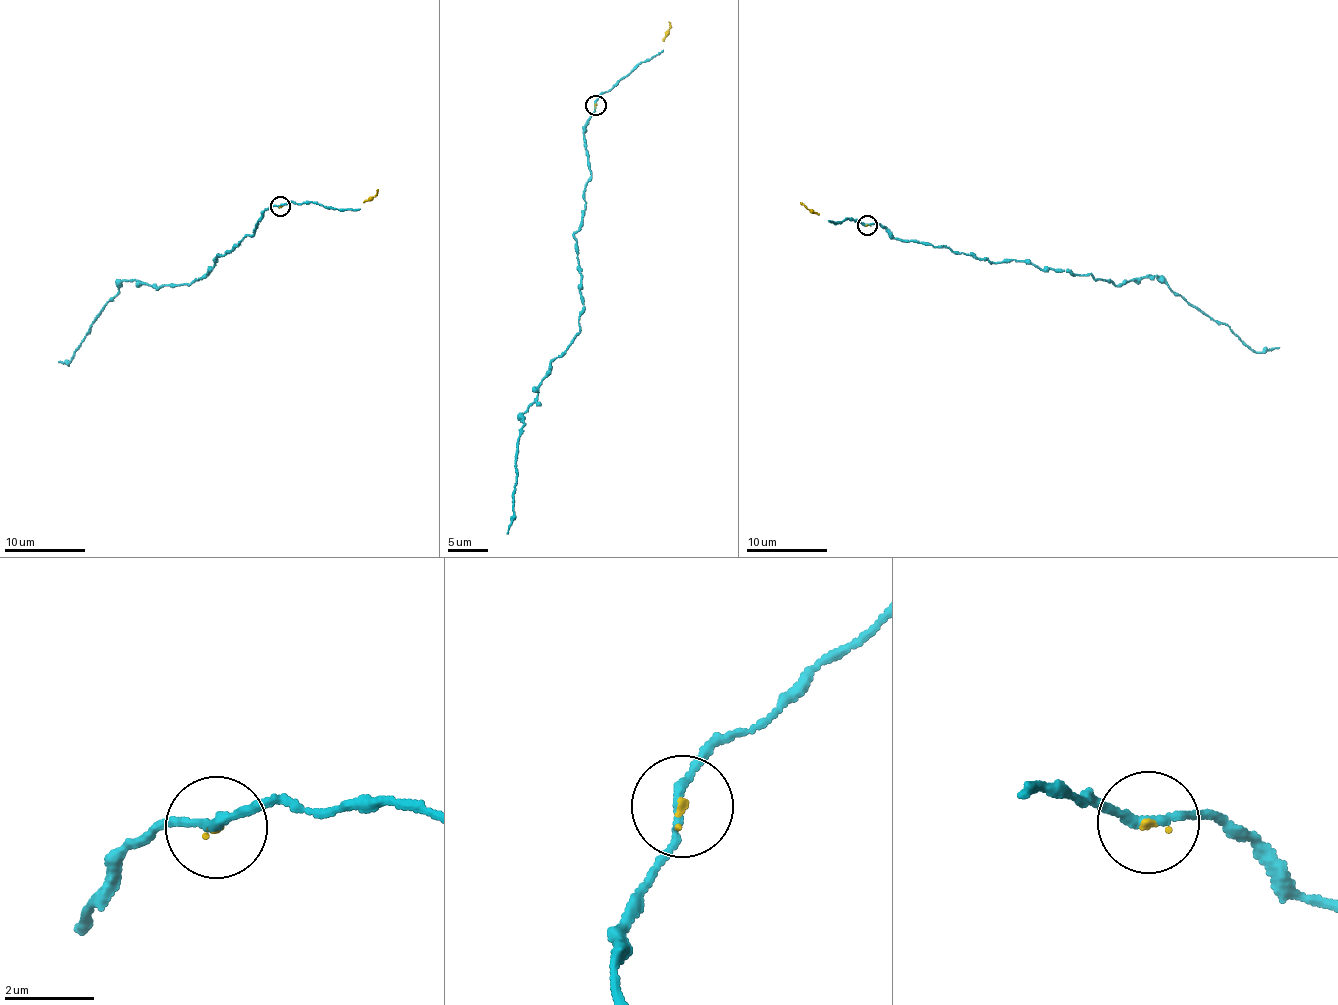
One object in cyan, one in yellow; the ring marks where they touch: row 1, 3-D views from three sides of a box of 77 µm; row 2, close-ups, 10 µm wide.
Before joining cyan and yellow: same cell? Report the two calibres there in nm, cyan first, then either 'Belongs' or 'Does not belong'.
Thickness 180 nm (cyan) against 70 nm. Belongs

